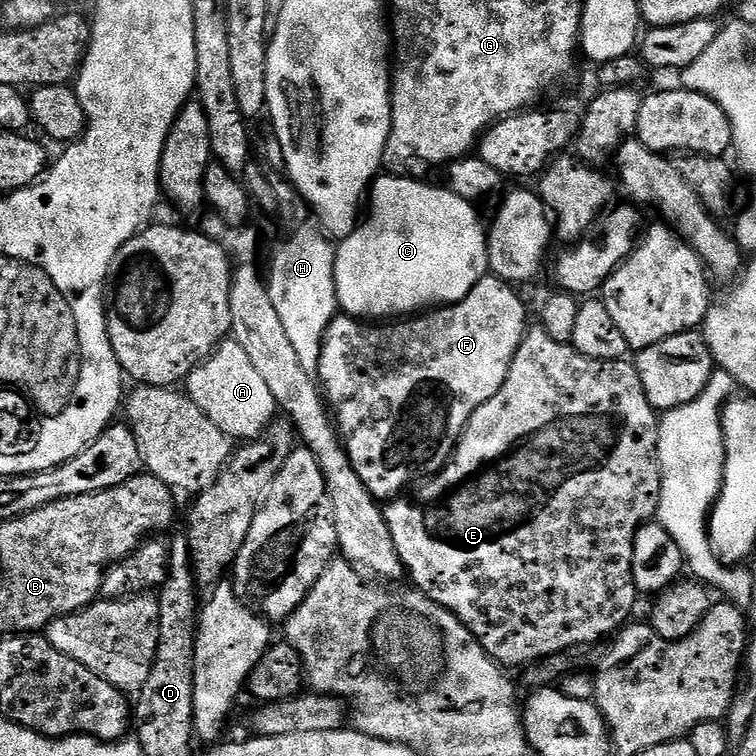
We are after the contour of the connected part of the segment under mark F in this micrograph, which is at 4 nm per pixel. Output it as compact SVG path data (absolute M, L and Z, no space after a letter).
M489 274L483 276L472 287L470 294L466 294L466 298L462 298L453 304L445 304L431 310L421 311L411 318L400 318L395 322L365 322L355 316L338 314L330 322L330 326L324 335L324 345L320 355L318 384L322 389L322 396L326 401L327 407L338 425L338 435L344 445L344 449L348 451L348 457L358 474L358 478L362 478L366 490L370 490L370 494L375 496L377 501L387 502L399 497L403 493L400 491L407 484L414 483L413 485L415 485L421 478L428 478L439 472L447 464L449 457L452 456L452 451L456 448L456 442L464 433L464 427L470 422L474 410L478 406L482 406L490 398L494 398L494 394L498 394L502 382L506 382L506 374L510 370L514 354L522 342L524 333L530 326L528 308L524 305L523 298L516 292L519 291L508 281L500 276Z

